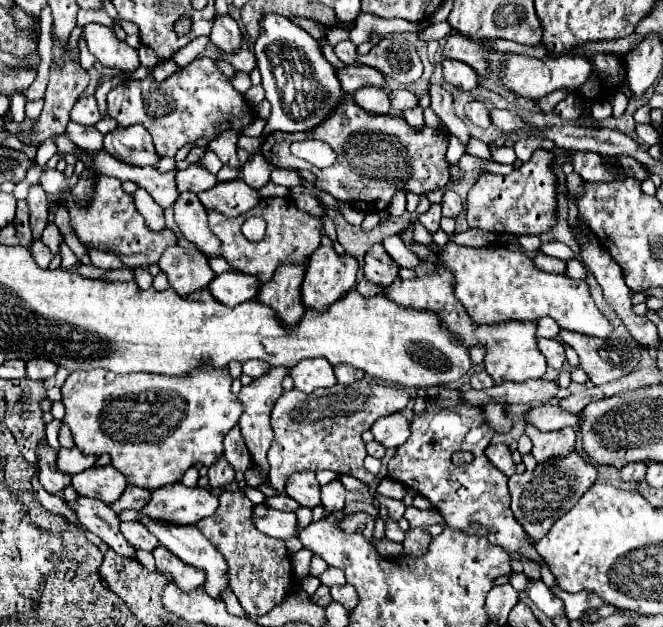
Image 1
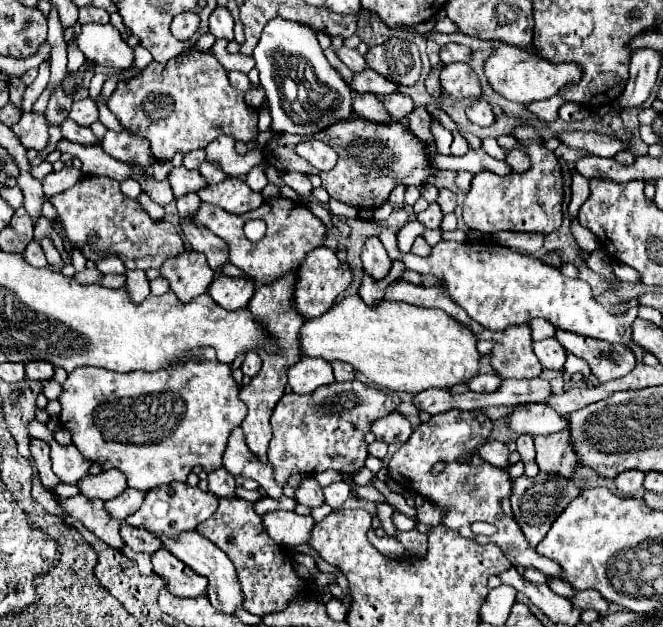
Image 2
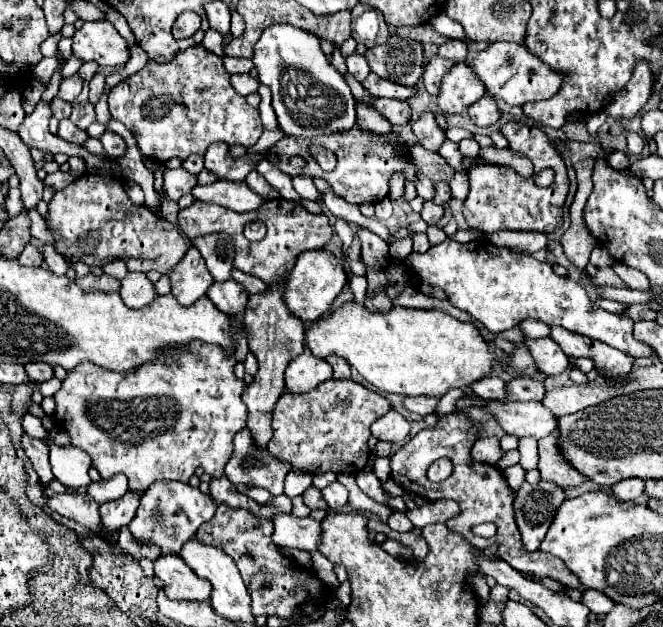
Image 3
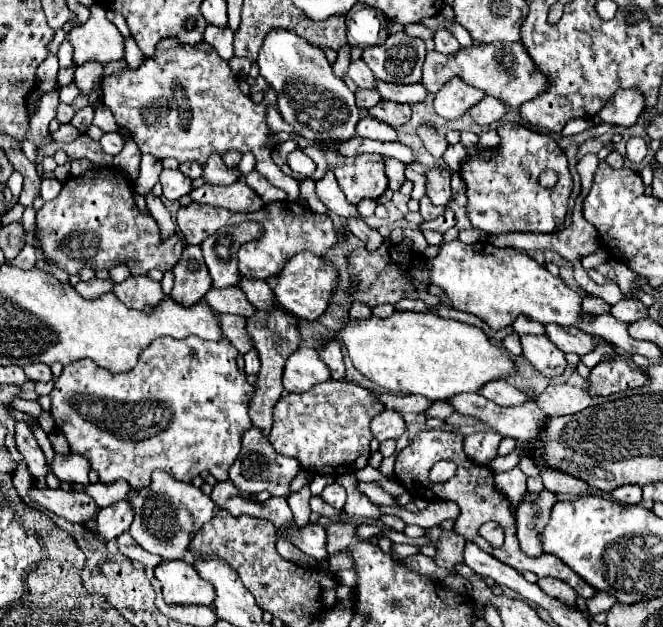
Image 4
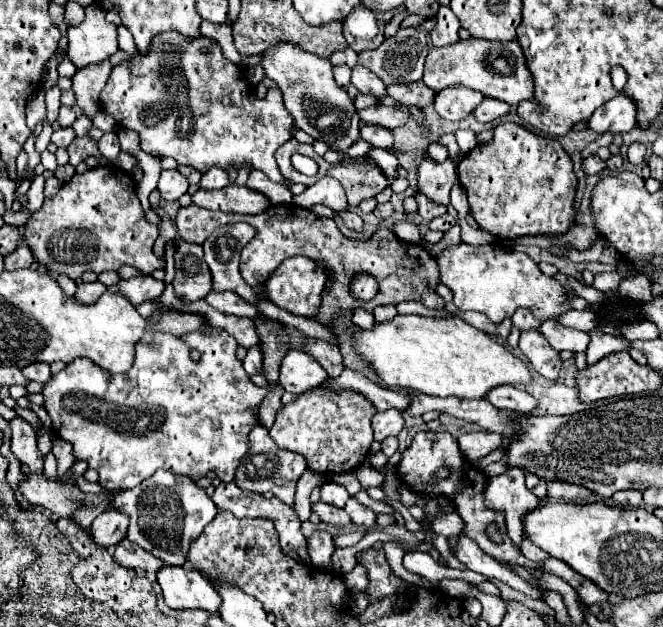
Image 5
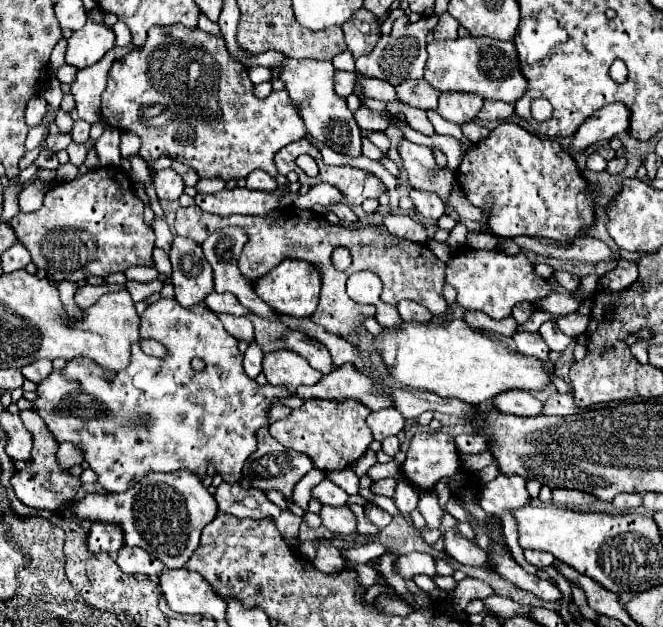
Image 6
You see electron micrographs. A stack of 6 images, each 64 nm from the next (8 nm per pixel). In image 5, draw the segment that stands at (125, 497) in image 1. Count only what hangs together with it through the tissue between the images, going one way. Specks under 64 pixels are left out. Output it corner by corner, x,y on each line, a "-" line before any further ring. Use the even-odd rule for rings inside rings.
108,510
92,522
92,540
96,540
96,544
104,548
116,546
120,544
120,540
126,538
126,528
128,516
118,510

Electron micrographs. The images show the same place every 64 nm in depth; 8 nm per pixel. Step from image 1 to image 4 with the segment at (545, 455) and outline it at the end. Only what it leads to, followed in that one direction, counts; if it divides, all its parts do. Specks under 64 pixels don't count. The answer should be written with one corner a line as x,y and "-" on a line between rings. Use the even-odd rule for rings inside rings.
542,470
542,480
544,480
544,486
556,494
556,496
562,496
562,494
572,494
572,496
586,496
588,494
588,484
584,484
582,480
578,478
572,478
568,474
562,474
562,472
554,472
554,470

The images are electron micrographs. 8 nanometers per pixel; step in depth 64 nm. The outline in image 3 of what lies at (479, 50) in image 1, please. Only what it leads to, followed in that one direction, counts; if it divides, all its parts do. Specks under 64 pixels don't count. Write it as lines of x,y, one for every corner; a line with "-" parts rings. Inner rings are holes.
446,40
444,44
438,46
438,54
444,56
444,58
462,62
466,58
466,54
468,54
468,46
462,44
460,40

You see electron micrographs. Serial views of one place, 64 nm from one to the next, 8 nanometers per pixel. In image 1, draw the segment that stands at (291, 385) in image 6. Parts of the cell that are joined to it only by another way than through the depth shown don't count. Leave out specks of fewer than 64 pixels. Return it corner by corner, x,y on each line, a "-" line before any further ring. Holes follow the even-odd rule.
310,358
300,360
292,370
290,376
294,380
294,388
300,392
314,392
316,388
330,388
336,384
336,376
332,366
324,358

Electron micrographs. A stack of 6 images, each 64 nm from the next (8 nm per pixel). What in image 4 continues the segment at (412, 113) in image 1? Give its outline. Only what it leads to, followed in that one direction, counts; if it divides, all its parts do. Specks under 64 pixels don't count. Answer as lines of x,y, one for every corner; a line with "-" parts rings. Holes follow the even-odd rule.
426,126
418,128
418,136
422,138
426,150
428,150
432,156
436,156
436,158
442,158
442,156
444,156
444,152
446,152
446,148
448,148
444,136
436,134
432,128
426,128

